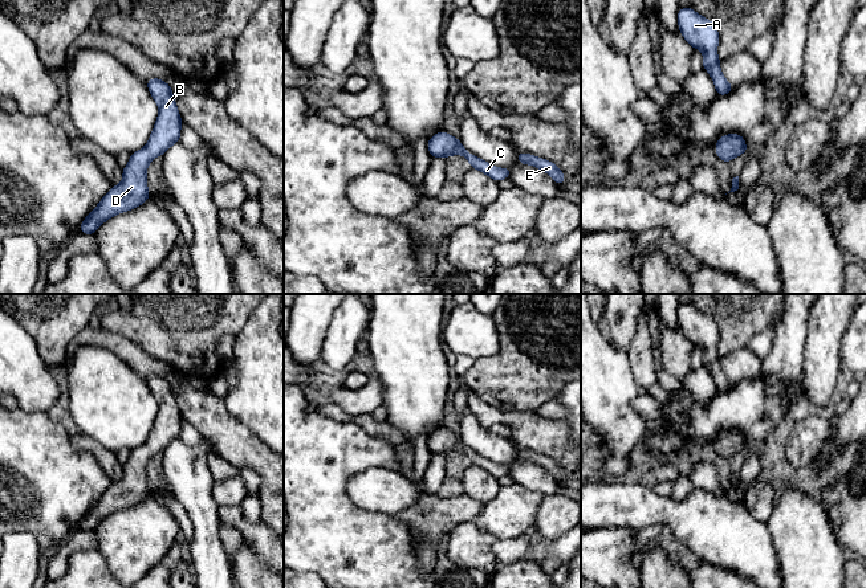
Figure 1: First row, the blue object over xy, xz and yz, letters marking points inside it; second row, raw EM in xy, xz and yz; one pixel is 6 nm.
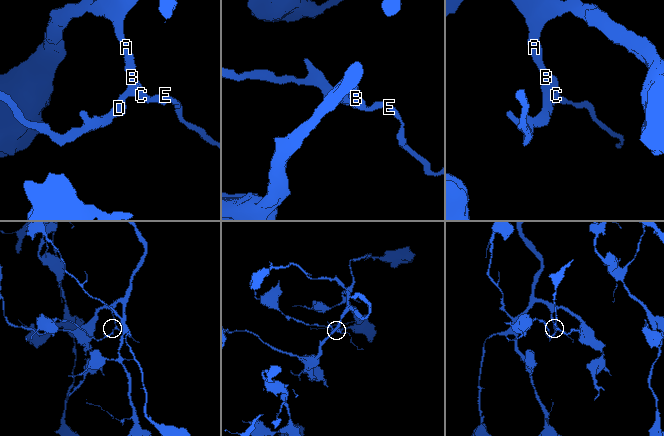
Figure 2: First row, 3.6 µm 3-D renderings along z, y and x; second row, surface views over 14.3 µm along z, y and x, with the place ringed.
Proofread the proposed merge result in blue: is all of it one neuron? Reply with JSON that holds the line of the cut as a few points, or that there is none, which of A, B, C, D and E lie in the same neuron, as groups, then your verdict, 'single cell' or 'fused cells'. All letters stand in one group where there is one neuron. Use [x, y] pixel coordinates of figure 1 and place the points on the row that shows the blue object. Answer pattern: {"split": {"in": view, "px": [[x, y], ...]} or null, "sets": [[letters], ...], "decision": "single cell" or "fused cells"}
{"split": null, "sets": [["A", "B", "C", "D", "E"]], "decision": "single cell"}

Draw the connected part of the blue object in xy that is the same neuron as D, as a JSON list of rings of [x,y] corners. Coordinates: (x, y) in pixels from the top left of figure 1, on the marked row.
[[[151,78],[146,85],[159,109],[149,142],[143,148],[130,154],[130,160],[122,170],[122,183],[113,185],[86,216],[80,225],[81,233],[94,234],[110,217],[131,211],[150,199],[146,177],[150,162],[179,143],[182,118],[170,85],[159,78]]]

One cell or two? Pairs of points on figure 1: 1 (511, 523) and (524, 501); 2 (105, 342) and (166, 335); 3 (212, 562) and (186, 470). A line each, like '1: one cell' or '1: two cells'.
1: one cell
2: two cells
3: one cell

